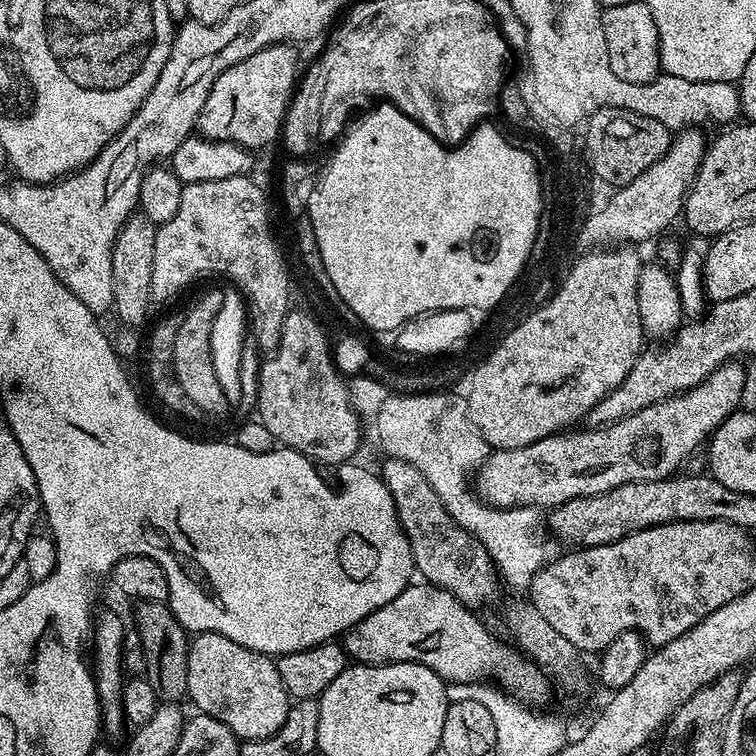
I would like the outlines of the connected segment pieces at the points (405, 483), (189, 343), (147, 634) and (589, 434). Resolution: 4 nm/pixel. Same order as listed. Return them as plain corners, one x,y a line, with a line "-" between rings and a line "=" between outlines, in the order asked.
391,458
383,462
378,475
394,498
398,522
410,542
415,571
419,575
421,572
427,583
445,588
467,606
486,603
498,585
496,565
490,554
471,534
462,530
454,518
450,518
446,506
442,506
442,498
434,494
434,486
426,482
416,467
410,466
410,462
=
223,291
208,292
188,313
180,316
178,334
174,337
174,370
178,378
178,386
186,390
194,406
200,408
201,413
228,412
229,405
222,392
222,385
218,382
217,372
214,371
213,355
210,350
210,332
213,329
214,318
222,307
=
139,601
135,605
134,627
140,635
141,645
146,656
146,679
154,686
157,701
174,704
183,701
188,695
186,670
188,669
189,633
178,622
178,618
168,608
165,601
=
730,360
727,364
718,366
718,370
714,370
714,374
710,374
710,378
706,378
698,386
694,386
686,392
681,392
679,396
671,396
669,400
663,400
660,404
651,404
642,410
638,410
629,416
623,416
618,422
613,424
605,424
603,426
585,427
585,432
576,432
580,430
568,430
563,434
547,436
544,440
534,442
530,446
522,446
521,448
502,448
493,451
486,458
486,462
481,466
474,476
474,491
485,504
492,504
495,508
539,508
541,510
551,510
557,508
560,504
570,502
574,498
582,498
583,496
593,496
594,494
602,494
606,490
614,490
623,484
633,484
639,480
667,480
688,458
688,455
695,450
696,447
703,445
705,441
711,437
712,432
730,415
731,412
737,411
741,407
740,399
744,396
744,387
748,384
748,372
743,368
740,360

